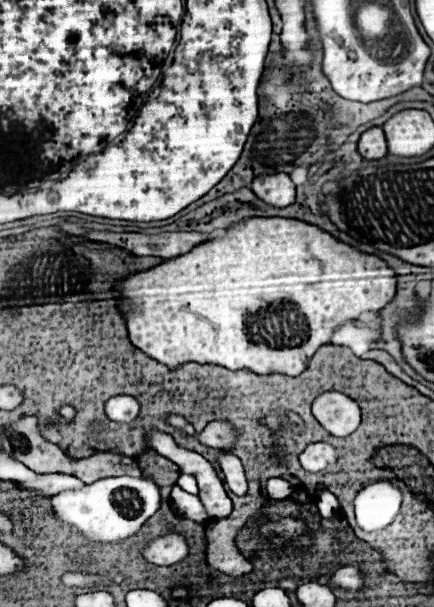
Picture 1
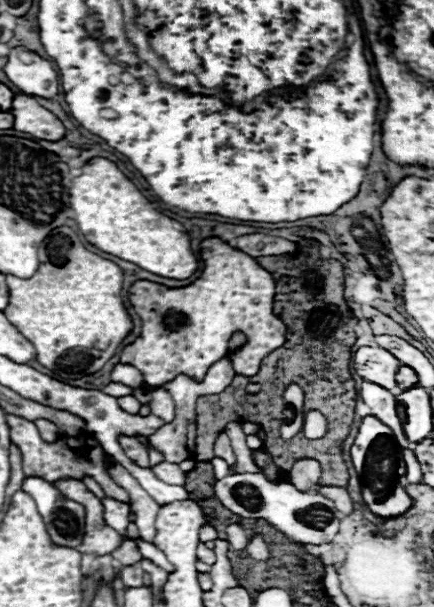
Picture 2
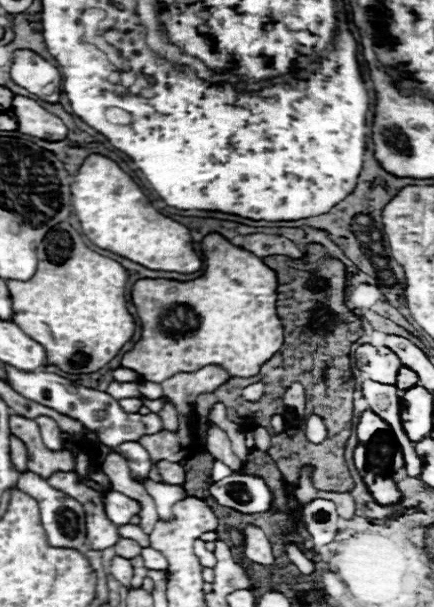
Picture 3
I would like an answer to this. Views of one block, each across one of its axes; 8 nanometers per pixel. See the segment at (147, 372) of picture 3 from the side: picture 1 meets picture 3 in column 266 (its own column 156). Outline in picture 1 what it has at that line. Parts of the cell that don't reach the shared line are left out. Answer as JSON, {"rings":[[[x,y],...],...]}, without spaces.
{"rings":[[[256,218],[256,220],[242,220],[240,224],[230,226],[226,236],[208,240],[184,256],[170,258],[164,264],[150,268],[148,272],[128,276],[128,280],[122,280],[116,288],[122,292],[122,296],[118,298],[118,302],[120,302],[118,308],[120,308],[122,316],[126,318],[130,342],[156,362],[162,362],[170,368],[176,368],[184,362],[198,362],[198,364],[224,366],[228,370],[248,368],[256,374],[280,372],[286,376],[298,376],[306,370],[306,364],[314,356],[314,352],[320,346],[330,342],[336,328],[340,328],[344,322],[358,320],[360,314],[364,314],[364,312],[380,312],[390,300],[394,300],[394,296],[396,296],[396,272],[382,258],[378,258],[374,254],[364,254],[358,248],[340,242],[338,238],[334,238],[332,234],[328,234],[326,230],[322,230],[314,224],[306,224],[306,222],[292,220],[292,218],[268,218],[268,220]]]}

